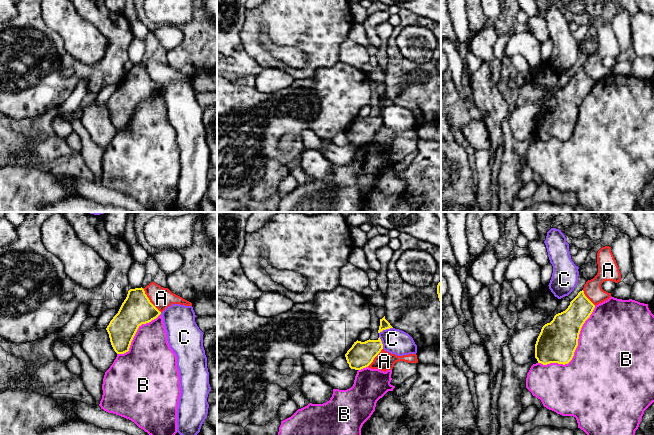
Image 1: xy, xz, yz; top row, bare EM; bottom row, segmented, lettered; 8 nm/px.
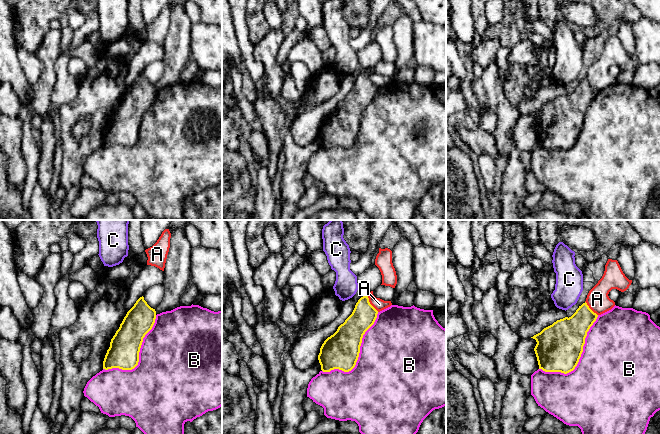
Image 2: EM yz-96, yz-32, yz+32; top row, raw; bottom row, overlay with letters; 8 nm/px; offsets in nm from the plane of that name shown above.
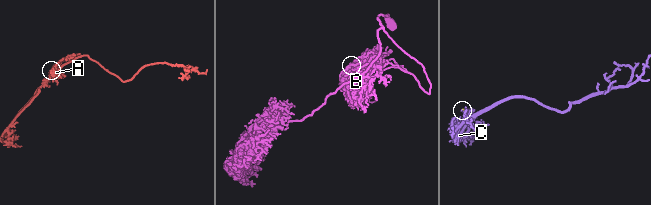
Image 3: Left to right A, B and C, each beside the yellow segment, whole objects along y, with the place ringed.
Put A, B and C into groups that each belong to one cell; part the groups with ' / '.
A / B / C

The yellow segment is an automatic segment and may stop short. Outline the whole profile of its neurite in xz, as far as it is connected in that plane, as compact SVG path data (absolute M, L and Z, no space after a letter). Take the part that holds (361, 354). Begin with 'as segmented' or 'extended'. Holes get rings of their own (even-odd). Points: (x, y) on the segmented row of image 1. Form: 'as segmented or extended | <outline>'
as segmented | M380 337L377 340L369 339L365 342L357 340L347 351L345 357L351 369L361 370L368 367L382 349Z

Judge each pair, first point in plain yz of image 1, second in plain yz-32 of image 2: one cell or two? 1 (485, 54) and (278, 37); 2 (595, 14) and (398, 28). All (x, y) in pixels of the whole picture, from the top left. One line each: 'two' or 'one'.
1: one
2: two

